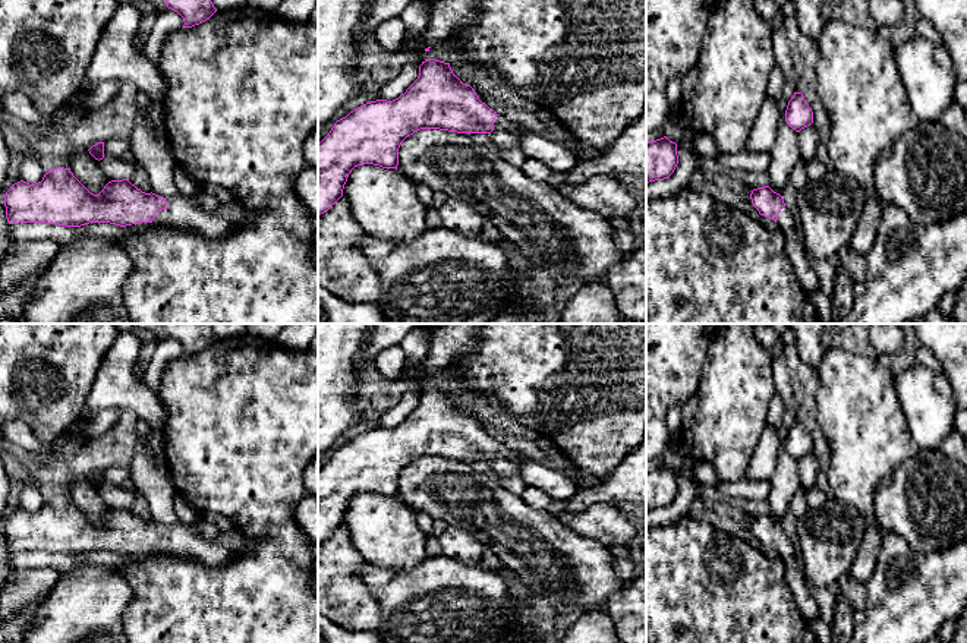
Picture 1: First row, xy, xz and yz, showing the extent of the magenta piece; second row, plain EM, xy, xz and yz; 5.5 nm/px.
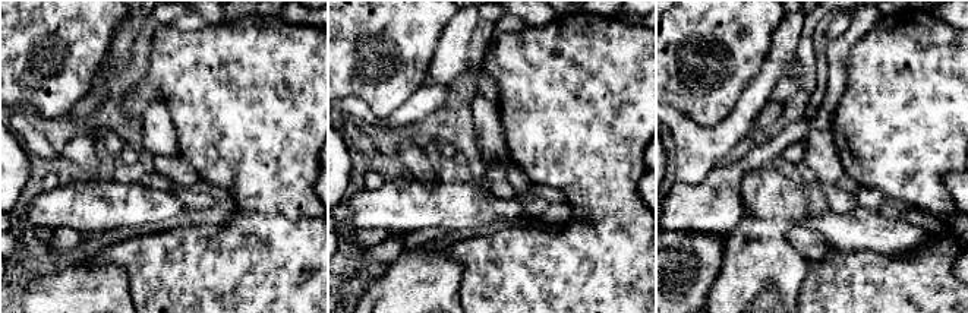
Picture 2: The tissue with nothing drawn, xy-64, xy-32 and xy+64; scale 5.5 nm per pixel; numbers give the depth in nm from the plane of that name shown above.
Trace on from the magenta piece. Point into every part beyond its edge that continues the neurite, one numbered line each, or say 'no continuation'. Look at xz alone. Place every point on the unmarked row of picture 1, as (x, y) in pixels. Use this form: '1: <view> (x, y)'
1: xz (500, 451)

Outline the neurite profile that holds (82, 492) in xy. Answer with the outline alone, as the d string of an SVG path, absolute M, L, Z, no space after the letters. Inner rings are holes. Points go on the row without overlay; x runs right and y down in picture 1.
M75 475L69 482L69 495L73 504L94 523L98 523L104 514L111 510L98 488L88 477Z

